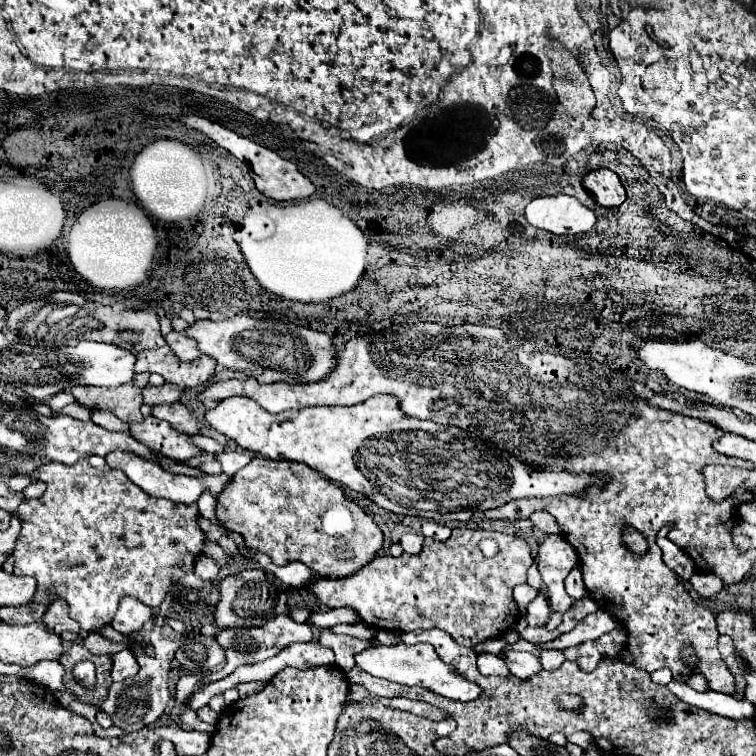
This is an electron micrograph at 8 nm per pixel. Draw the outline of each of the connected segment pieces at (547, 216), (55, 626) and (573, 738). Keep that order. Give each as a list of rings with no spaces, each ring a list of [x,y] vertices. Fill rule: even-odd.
[[[565,194],[533,198],[525,206],[525,218],[531,226],[559,236],[581,234],[595,226],[593,210]]]
[[[57,598],[55,602],[51,602],[43,614],[43,622],[49,630],[53,630],[55,634],[61,634],[65,630],[69,632],[79,632],[79,624],[73,622],[69,618],[69,610],[67,610],[67,602],[63,602],[63,598]]]
[[[575,732],[575,734],[571,734],[571,736],[567,738],[567,742],[573,742],[573,744],[577,744],[577,746],[581,746],[583,750],[587,750],[587,748],[593,746],[593,736],[591,736],[589,732]]]

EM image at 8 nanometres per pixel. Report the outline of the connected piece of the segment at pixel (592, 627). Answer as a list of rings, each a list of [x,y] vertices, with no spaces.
[[[597,610],[593,614],[587,614],[571,632],[567,634],[561,634],[559,638],[551,640],[551,642],[545,642],[545,644],[535,644],[537,648],[545,650],[545,648],[557,648],[557,650],[563,650],[563,648],[571,648],[571,646],[577,646],[577,644],[583,644],[587,640],[595,640],[611,630],[615,630],[615,626],[619,626],[619,622],[605,610]]]

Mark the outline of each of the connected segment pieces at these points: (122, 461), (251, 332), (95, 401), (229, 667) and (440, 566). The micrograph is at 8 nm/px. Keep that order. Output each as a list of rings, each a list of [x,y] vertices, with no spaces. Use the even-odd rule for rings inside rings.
[[[113,450],[111,454],[105,456],[105,462],[111,466],[111,468],[117,468],[117,470],[123,470],[129,480],[139,486],[143,492],[147,492],[149,496],[155,496],[155,498],[167,498],[171,502],[181,502],[181,504],[191,504],[191,502],[197,502],[199,496],[203,492],[209,492],[209,494],[221,494],[227,486],[227,482],[231,480],[229,474],[219,474],[219,476],[201,476],[201,478],[195,478],[195,476],[179,476],[179,474],[171,474],[167,470],[163,470],[157,462],[151,462],[151,460],[145,460],[145,458],[139,458],[137,454],[131,454],[131,452],[123,452],[123,450]]]
[[[245,314],[225,320],[197,320],[185,334],[199,342],[201,354],[215,358],[219,366],[253,376],[259,384],[319,382],[319,378],[327,378],[339,362],[335,344],[325,332],[281,320],[257,320]]]
[[[147,372],[136,374],[133,382],[127,382],[119,388],[95,388],[95,386],[73,386],[71,394],[75,396],[77,404],[87,408],[109,410],[123,422],[141,422],[143,416],[139,408],[143,406],[141,390],[149,382]]]
[[[275,616],[273,620],[269,620],[265,626],[261,628],[235,628],[235,630],[221,630],[217,634],[219,644],[225,648],[227,652],[227,660],[223,664],[223,668],[219,672],[211,672],[207,676],[203,676],[203,684],[209,684],[213,680],[221,680],[225,676],[229,676],[235,668],[243,666],[243,664],[255,664],[255,662],[263,662],[271,656],[275,656],[277,652],[281,652],[285,646],[295,644],[295,642],[311,642],[313,640],[313,632],[309,624],[299,624],[295,620],[291,620],[291,616]]]
[[[455,528],[447,542],[437,542],[425,538],[423,550],[415,556],[401,554],[393,558],[389,554],[381,554],[373,558],[363,570],[349,574],[347,578],[315,578],[305,586],[307,592],[315,594],[329,608],[351,608],[359,614],[359,618],[375,628],[375,630],[391,630],[391,632],[411,632],[411,630],[445,630],[457,644],[473,648],[475,644],[503,636],[519,618],[517,606],[513,602],[513,586],[527,582],[527,568],[533,564],[533,556],[529,544],[519,536],[507,536],[501,532],[485,532],[485,530],[467,530]],[[481,538],[493,538],[499,544],[499,554],[493,558],[485,558],[479,550]]]

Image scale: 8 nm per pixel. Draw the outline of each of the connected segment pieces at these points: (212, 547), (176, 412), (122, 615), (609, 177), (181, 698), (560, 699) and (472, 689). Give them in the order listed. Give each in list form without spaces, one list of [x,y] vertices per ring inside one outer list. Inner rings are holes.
[[[207,540],[205,542],[205,546],[203,546],[203,554],[205,556],[209,556],[209,558],[213,558],[219,566],[225,566],[225,564],[229,564],[229,556],[225,556],[225,552],[223,552],[223,548],[219,546],[219,544],[215,544],[215,542],[211,542],[211,540]]]
[[[181,402],[153,406],[153,416],[171,422],[177,430],[181,430],[185,434],[199,434],[199,428],[201,428],[199,420],[195,420],[191,410]]]
[[[121,598],[119,610],[115,612],[115,618],[111,620],[111,626],[121,632],[123,636],[129,636],[133,632],[139,632],[141,626],[153,616],[153,610],[139,602],[137,598]]]
[[[607,168],[591,170],[589,174],[585,174],[581,184],[599,206],[613,208],[625,200],[625,188],[623,188],[619,176]]]
[[[193,674],[181,676],[179,682],[177,682],[177,694],[175,694],[175,700],[177,700],[179,704],[183,704],[183,702],[193,694],[195,686],[197,686],[197,678],[195,678]]]
[[[561,694],[557,697],[557,704],[565,710],[577,710],[583,702],[577,695]]]
[[[379,644],[379,646],[367,648],[359,654],[355,654],[355,662],[363,672],[367,672],[371,676],[385,678],[385,680],[405,684],[405,686],[421,686],[421,688],[427,688],[429,692],[439,694],[449,700],[467,702],[467,700],[479,698],[479,694],[481,694],[481,688],[477,684],[461,678],[451,666],[443,664],[431,644],[415,644],[415,646],[405,646],[405,644],[381,646]]]

